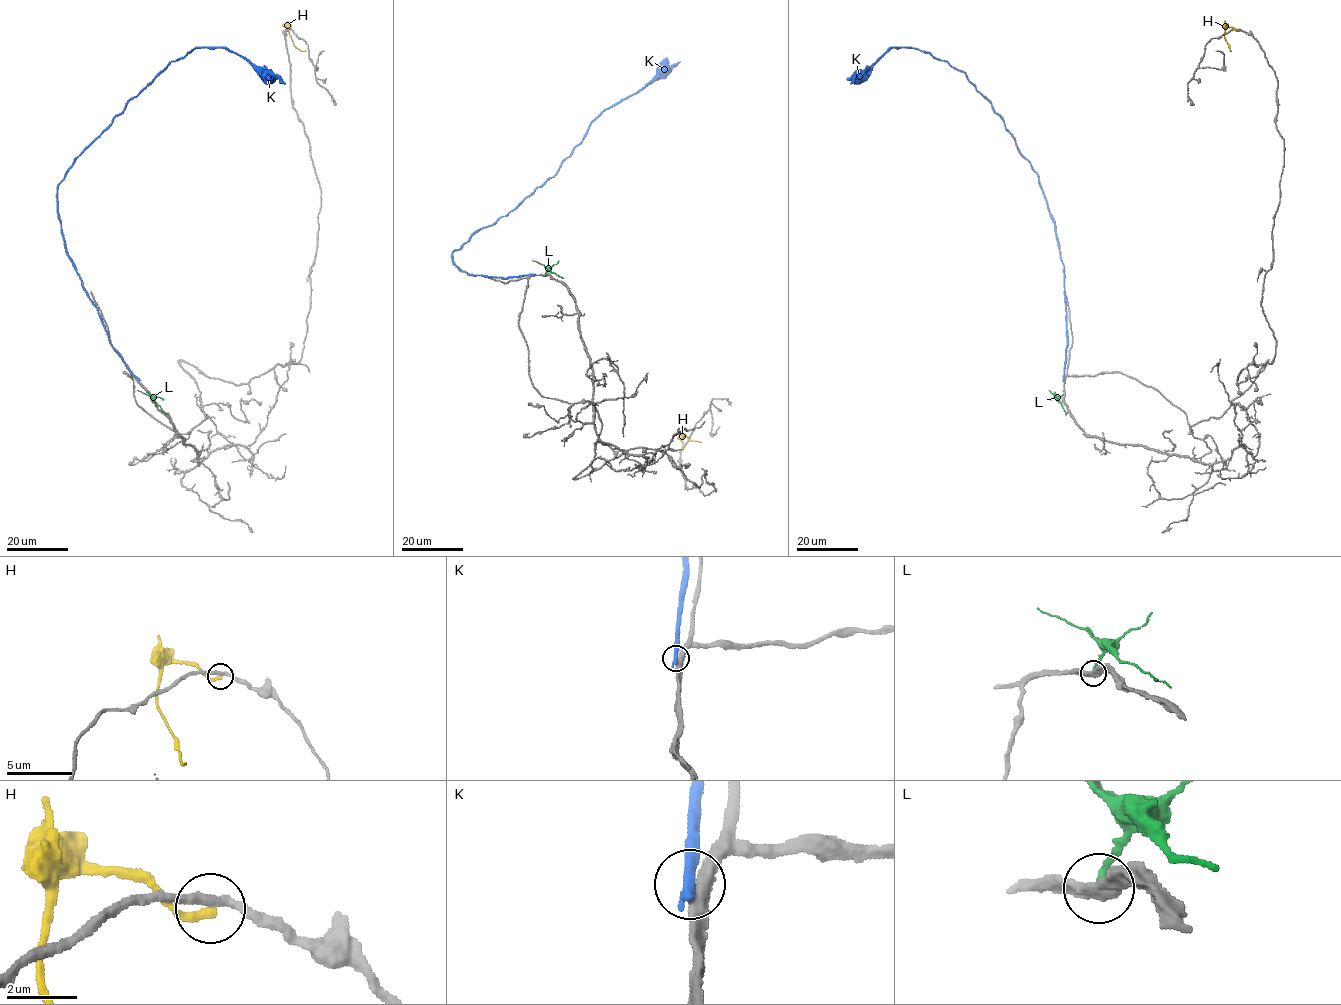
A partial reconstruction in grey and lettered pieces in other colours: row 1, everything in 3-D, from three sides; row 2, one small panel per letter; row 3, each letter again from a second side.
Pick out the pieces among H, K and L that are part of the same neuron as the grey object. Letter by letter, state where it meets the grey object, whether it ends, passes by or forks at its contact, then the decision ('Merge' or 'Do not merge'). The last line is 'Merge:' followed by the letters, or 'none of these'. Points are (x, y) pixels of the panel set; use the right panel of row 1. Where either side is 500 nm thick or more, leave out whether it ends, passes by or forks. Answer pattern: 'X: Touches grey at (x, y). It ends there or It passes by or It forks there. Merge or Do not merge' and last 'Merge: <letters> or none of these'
H: Touches grey at (1239, 30). It ends there. Do not merge
K: Touches grey at (1063, 379). It ends there. Do not merge
L: Touches grey at (1064, 394). It ends there. Do not merge
Merge: none of these

